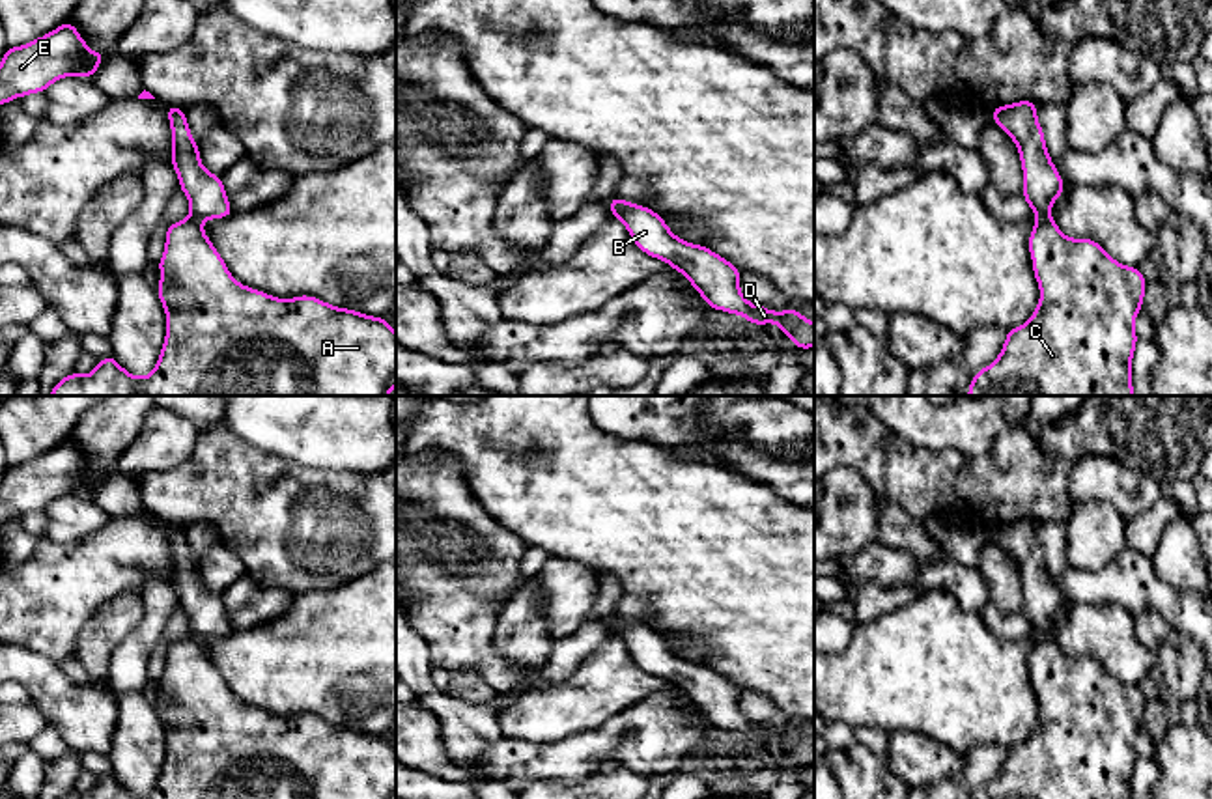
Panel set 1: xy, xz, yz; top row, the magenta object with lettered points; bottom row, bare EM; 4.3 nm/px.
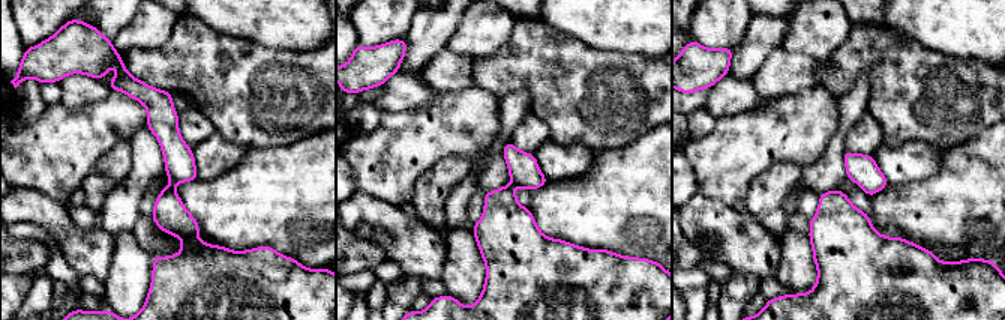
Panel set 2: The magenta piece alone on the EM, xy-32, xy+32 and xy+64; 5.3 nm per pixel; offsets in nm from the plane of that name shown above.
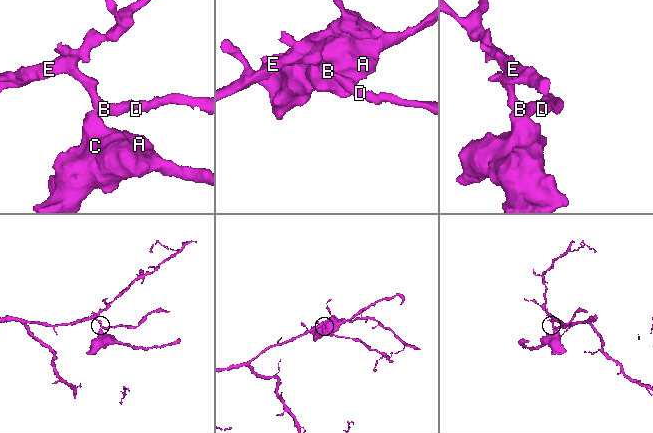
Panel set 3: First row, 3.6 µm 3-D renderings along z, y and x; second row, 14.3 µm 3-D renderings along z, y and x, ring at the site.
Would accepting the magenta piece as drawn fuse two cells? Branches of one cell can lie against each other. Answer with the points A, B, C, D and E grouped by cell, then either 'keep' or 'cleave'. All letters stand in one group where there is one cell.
groups A C / B D E; cleave

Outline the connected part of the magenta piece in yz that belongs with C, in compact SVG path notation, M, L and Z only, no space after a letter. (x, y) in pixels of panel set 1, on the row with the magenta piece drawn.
M1053 217L1036 218L1029 235L1040 302L1031 319L1007 332L999 357L979 370L967 396L1134 396L1134 319L1147 282L1137 267L1115 261L1092 239L1070 239Z

